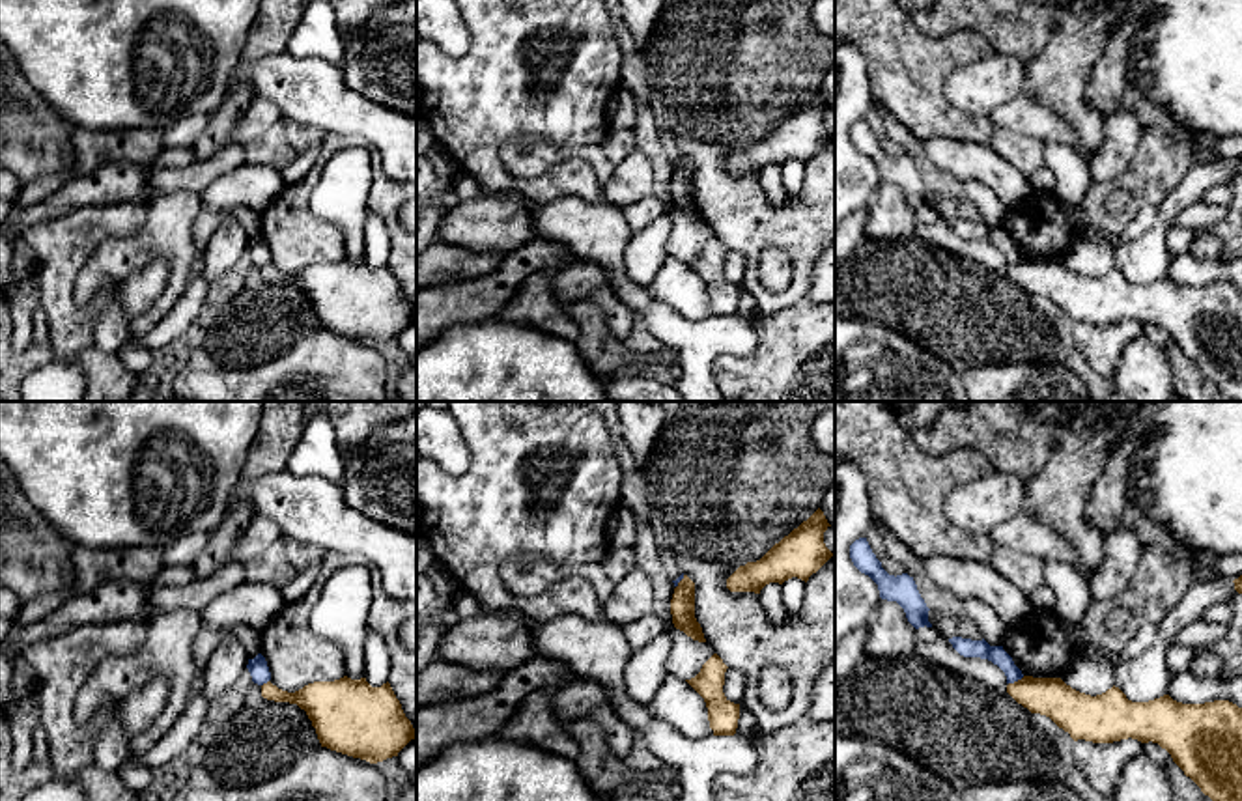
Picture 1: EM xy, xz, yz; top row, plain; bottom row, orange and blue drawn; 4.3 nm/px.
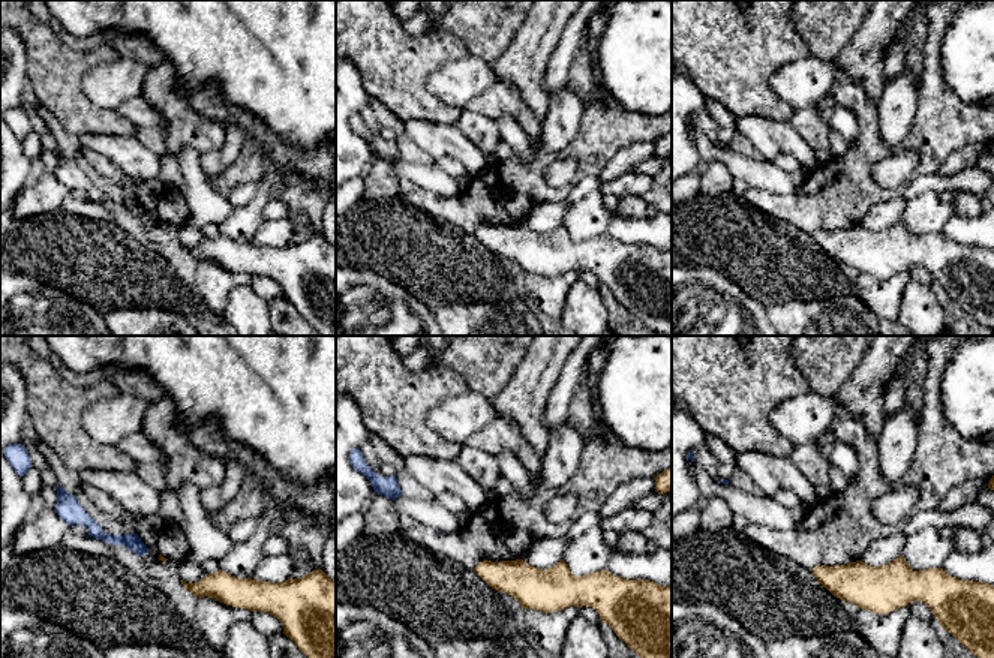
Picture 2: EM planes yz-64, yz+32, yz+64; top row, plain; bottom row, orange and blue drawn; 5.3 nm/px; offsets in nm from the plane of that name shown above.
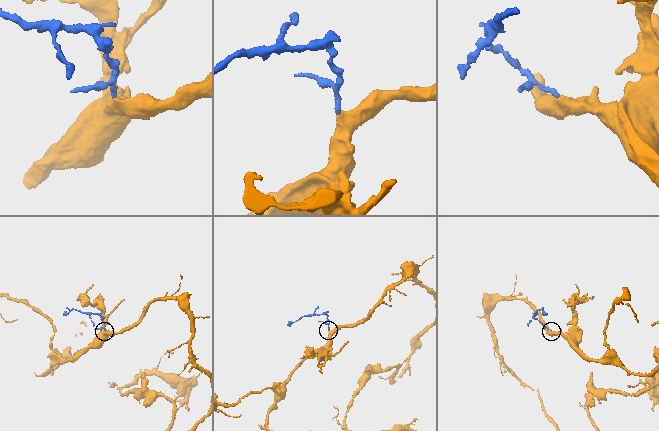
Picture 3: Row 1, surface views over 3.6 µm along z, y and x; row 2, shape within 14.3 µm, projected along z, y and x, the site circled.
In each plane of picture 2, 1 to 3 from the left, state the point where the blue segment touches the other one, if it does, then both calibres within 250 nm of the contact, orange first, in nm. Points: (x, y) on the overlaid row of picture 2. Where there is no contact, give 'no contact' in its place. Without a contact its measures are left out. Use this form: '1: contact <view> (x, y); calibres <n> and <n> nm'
1: no contact
2: no contact
3: no contact

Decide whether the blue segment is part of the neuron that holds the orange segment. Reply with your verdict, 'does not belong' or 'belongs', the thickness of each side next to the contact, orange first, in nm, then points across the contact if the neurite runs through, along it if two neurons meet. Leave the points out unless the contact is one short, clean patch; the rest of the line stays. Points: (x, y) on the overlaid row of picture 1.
does not belong | 170/80 nm | along yz (1024, 676), (1009, 684)

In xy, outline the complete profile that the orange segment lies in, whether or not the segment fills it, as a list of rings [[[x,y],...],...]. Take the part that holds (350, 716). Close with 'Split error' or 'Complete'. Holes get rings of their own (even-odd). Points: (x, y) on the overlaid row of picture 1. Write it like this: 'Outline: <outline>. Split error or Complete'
Outline: [[[344,676],[308,683],[295,693],[267,682],[261,696],[297,704],[312,721],[321,747],[370,764],[398,756],[416,738],[388,682],[372,687],[366,678]]]. Complete

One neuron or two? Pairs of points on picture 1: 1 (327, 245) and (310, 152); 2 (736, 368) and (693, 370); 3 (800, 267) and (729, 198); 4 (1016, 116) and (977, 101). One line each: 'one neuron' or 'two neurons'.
1: two neurons
2: two neurons
3: one neuron
4: two neurons

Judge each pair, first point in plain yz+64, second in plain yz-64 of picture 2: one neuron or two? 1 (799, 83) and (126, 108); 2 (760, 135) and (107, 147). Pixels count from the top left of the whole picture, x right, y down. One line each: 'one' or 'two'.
1: two
2: one

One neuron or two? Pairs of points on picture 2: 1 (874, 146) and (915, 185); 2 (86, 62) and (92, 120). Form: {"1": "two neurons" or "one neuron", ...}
{"1": "two neurons", "2": "one neuron"}

